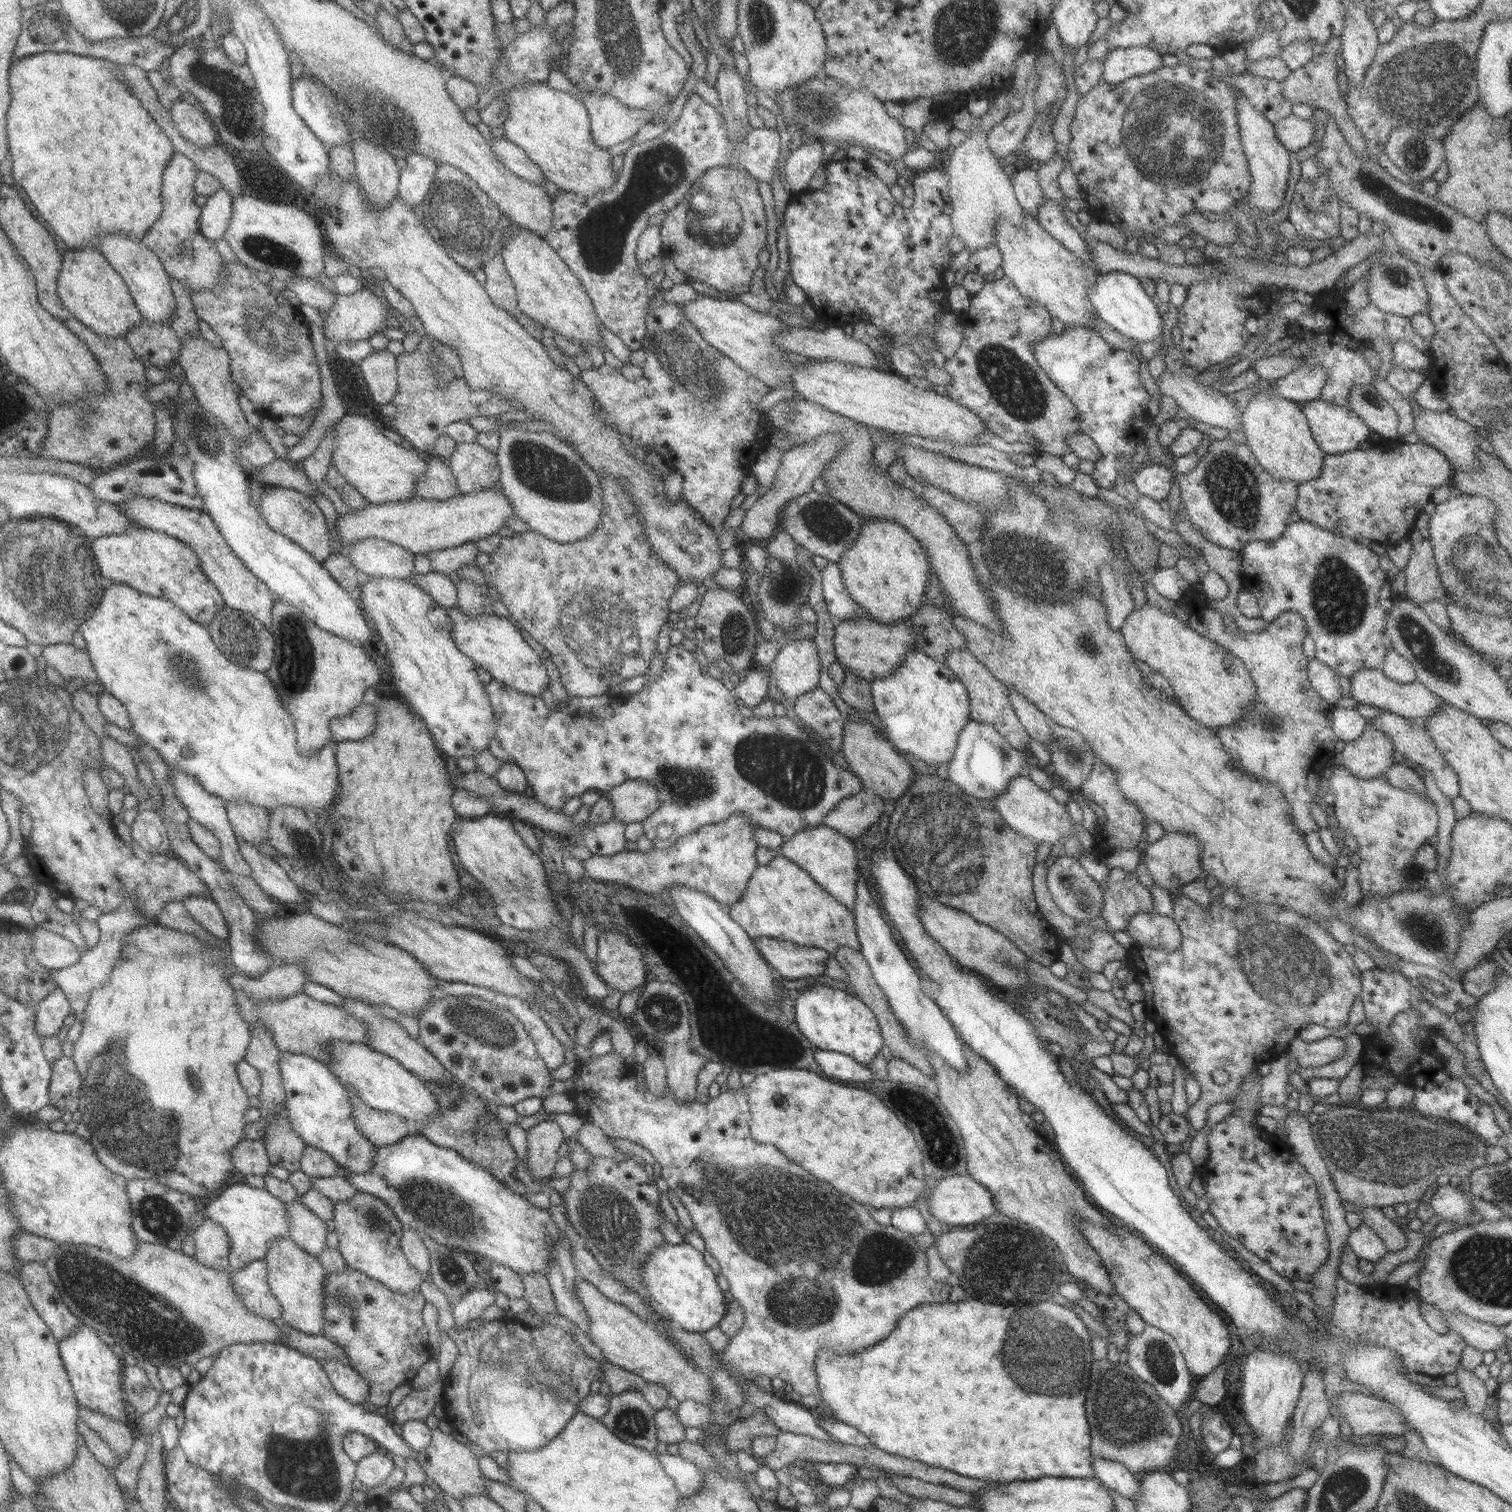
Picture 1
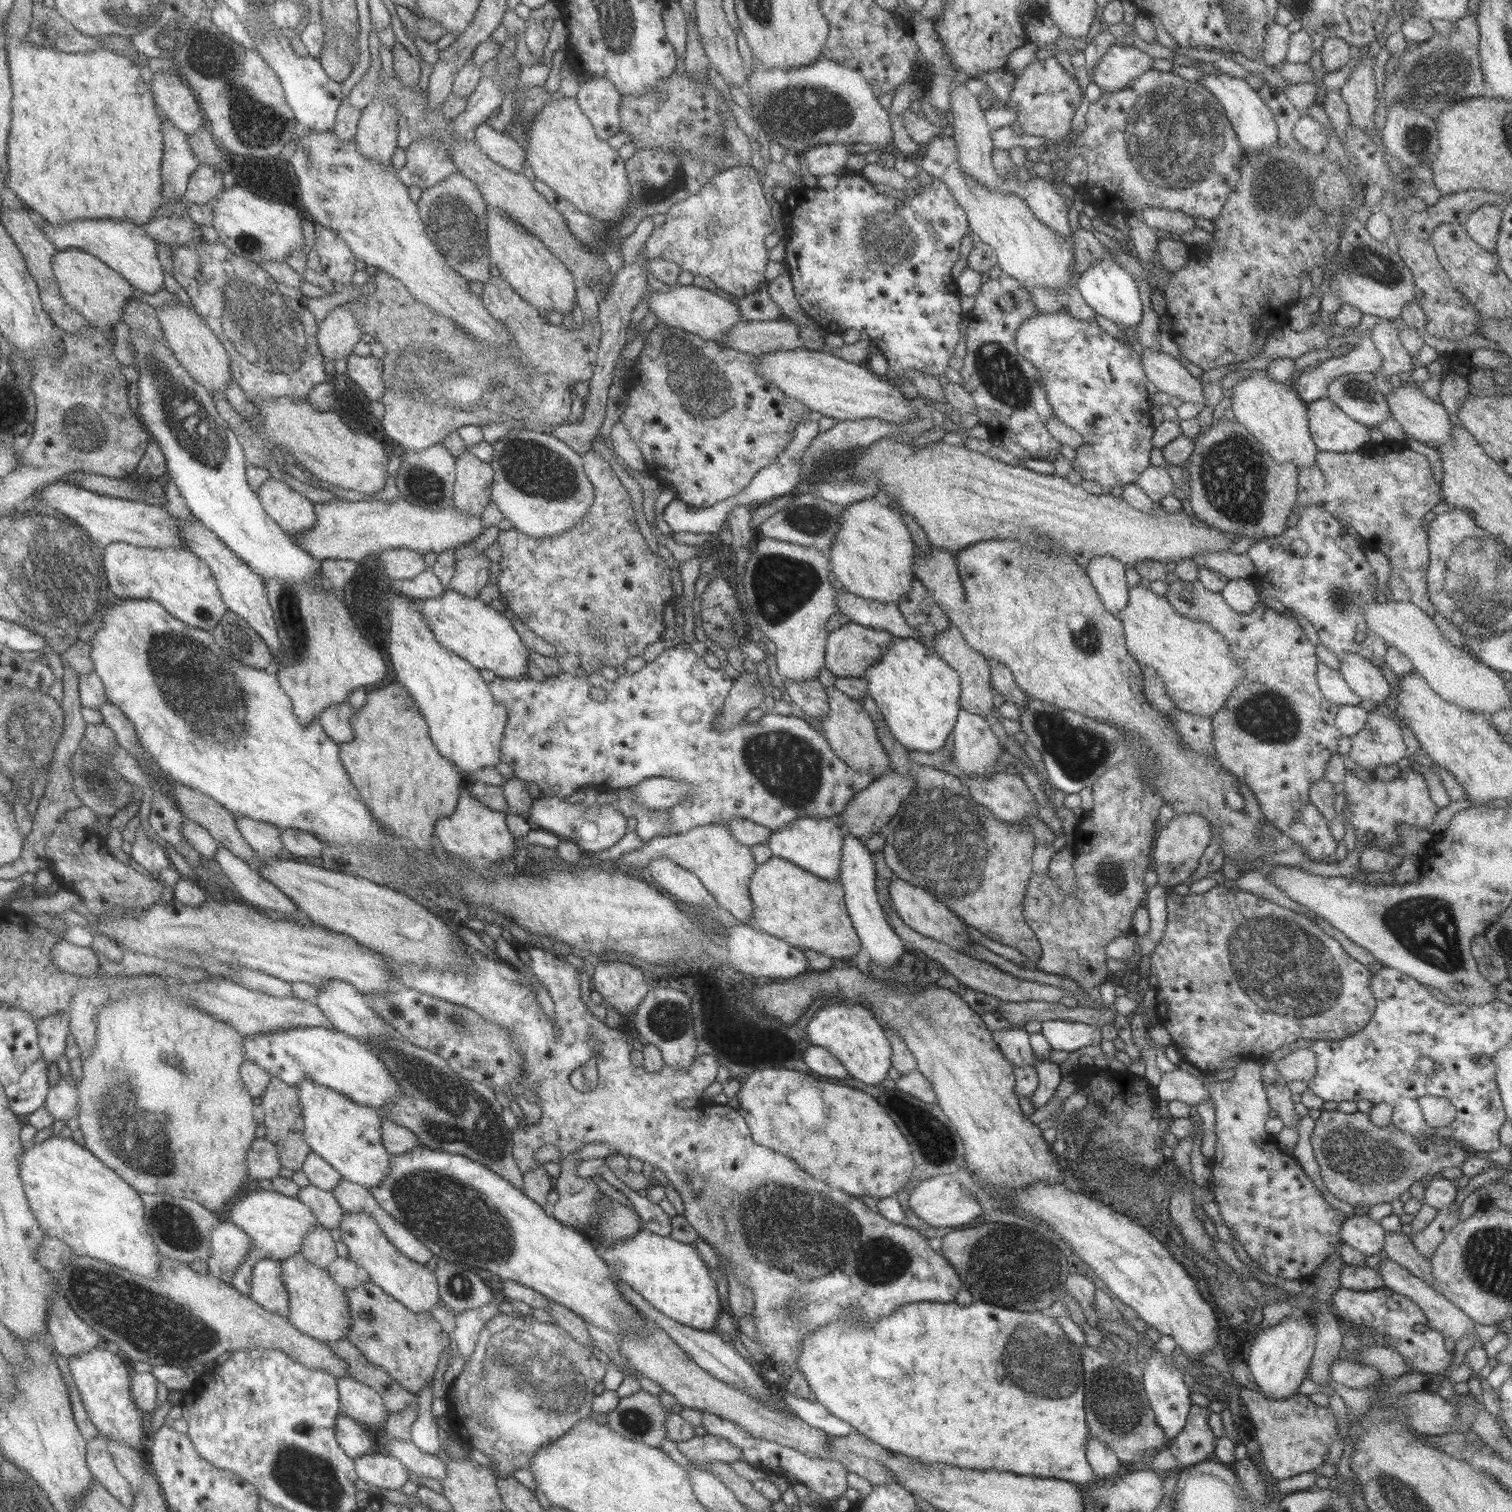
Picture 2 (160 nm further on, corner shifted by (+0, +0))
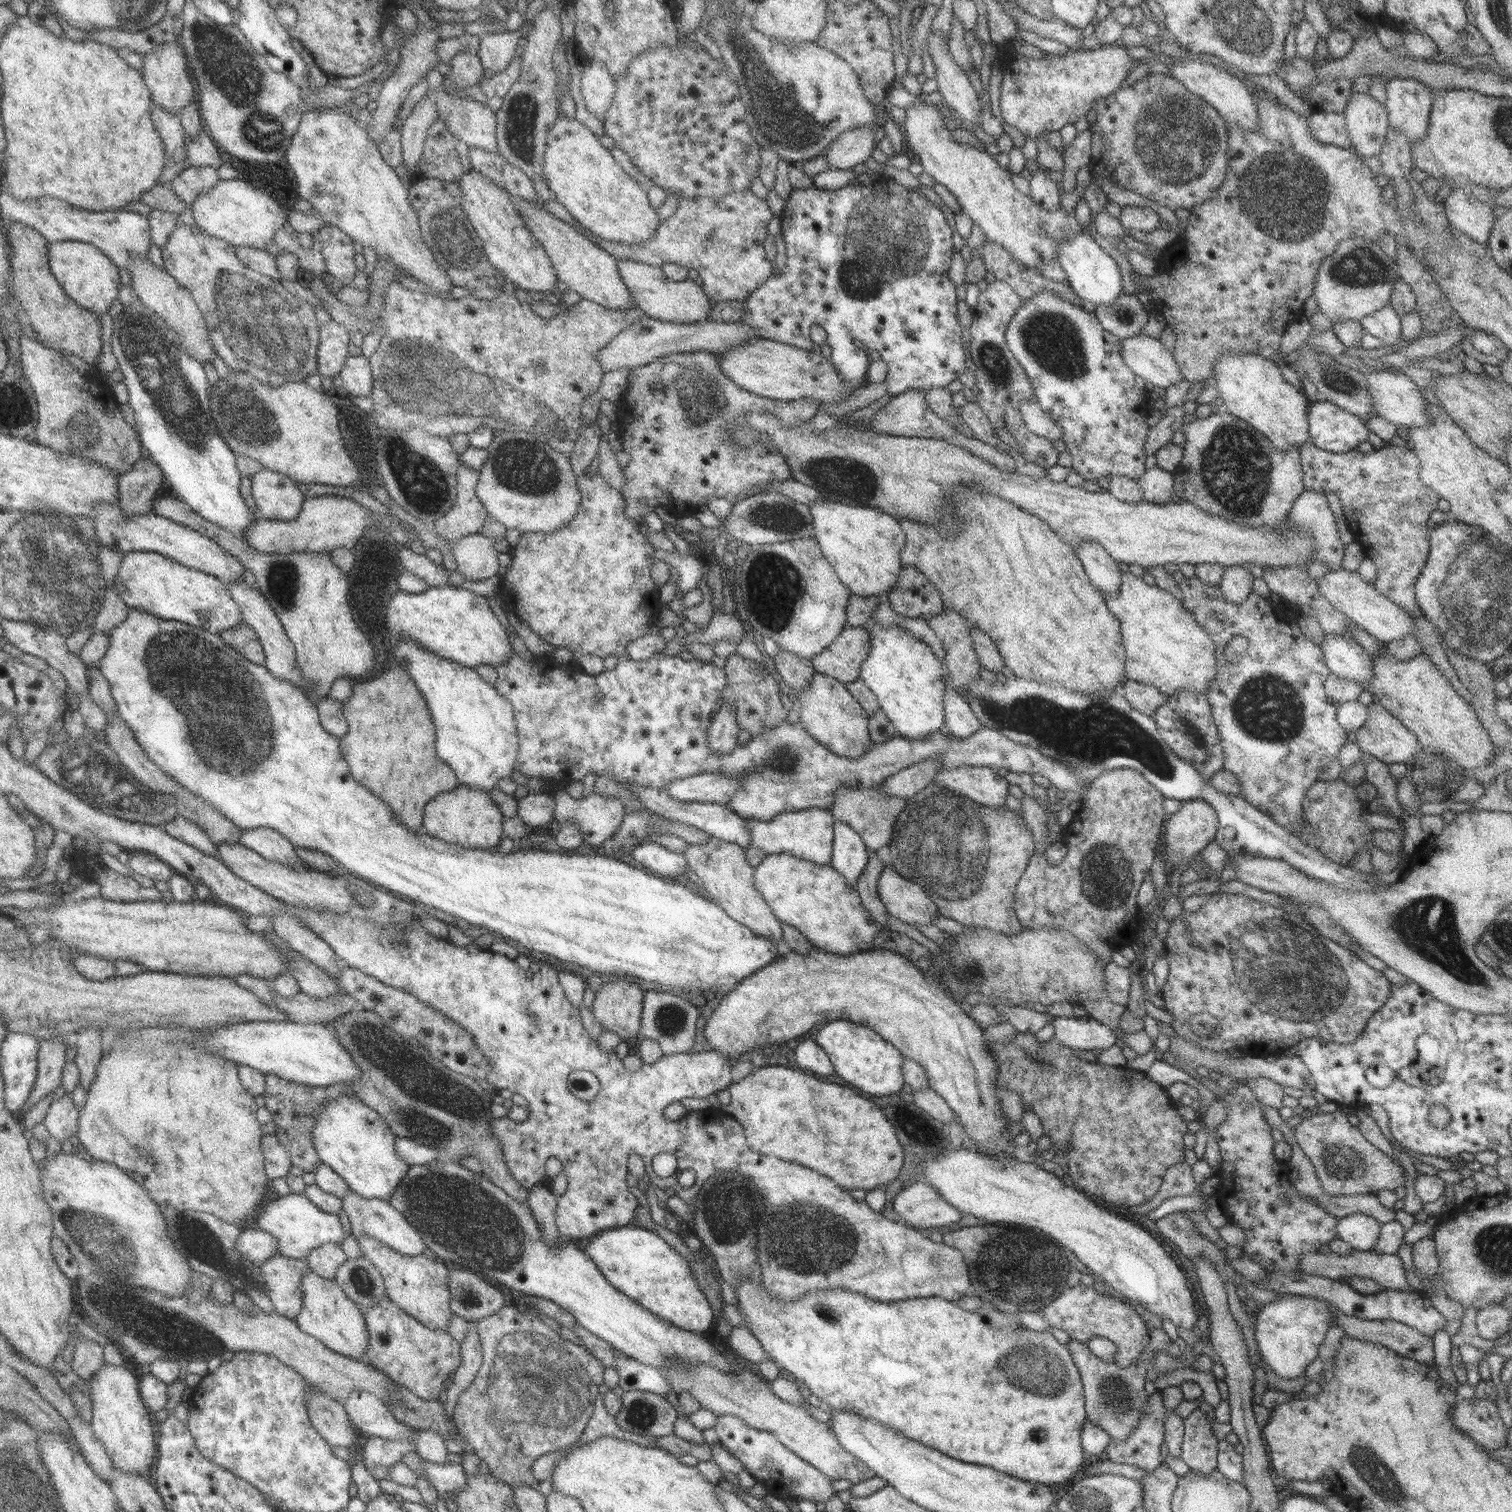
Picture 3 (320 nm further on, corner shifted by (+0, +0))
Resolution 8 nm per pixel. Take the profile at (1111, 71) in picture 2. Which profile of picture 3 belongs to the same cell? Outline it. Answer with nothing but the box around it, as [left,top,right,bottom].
[994,46,1134,139]

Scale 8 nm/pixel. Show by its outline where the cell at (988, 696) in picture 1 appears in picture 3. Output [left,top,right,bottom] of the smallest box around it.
[926,606,981,696]

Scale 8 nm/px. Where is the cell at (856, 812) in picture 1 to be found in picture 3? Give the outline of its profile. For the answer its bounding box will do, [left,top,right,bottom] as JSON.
[880,760,939,800]

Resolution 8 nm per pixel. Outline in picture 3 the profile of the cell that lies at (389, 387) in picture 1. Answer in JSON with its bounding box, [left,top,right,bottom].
[339,354,374,397]

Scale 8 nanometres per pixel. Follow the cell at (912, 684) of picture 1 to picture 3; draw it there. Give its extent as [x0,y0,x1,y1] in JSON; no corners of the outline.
[859,621,949,740]

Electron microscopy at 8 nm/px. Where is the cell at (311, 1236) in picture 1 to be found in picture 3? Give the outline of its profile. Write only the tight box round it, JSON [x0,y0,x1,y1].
[305,1243,348,1281]

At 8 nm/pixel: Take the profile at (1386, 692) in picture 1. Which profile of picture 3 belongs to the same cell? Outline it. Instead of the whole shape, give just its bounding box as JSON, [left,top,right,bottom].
[1321,633,1373,690]

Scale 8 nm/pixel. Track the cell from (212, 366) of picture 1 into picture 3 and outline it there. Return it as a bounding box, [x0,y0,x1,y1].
[132,257,218,365]

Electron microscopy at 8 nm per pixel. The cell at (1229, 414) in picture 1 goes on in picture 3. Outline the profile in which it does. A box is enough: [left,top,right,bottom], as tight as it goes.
[1121,333,1184,389]

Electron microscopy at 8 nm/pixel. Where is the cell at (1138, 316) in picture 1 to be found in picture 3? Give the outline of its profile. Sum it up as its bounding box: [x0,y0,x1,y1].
[1056,230,1123,307]

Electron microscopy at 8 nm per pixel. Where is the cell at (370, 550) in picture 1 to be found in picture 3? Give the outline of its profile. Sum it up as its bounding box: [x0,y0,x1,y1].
[398,546,449,586]

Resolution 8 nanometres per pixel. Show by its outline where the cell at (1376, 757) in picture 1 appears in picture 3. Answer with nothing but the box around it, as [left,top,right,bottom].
[1356,703,1422,765]

